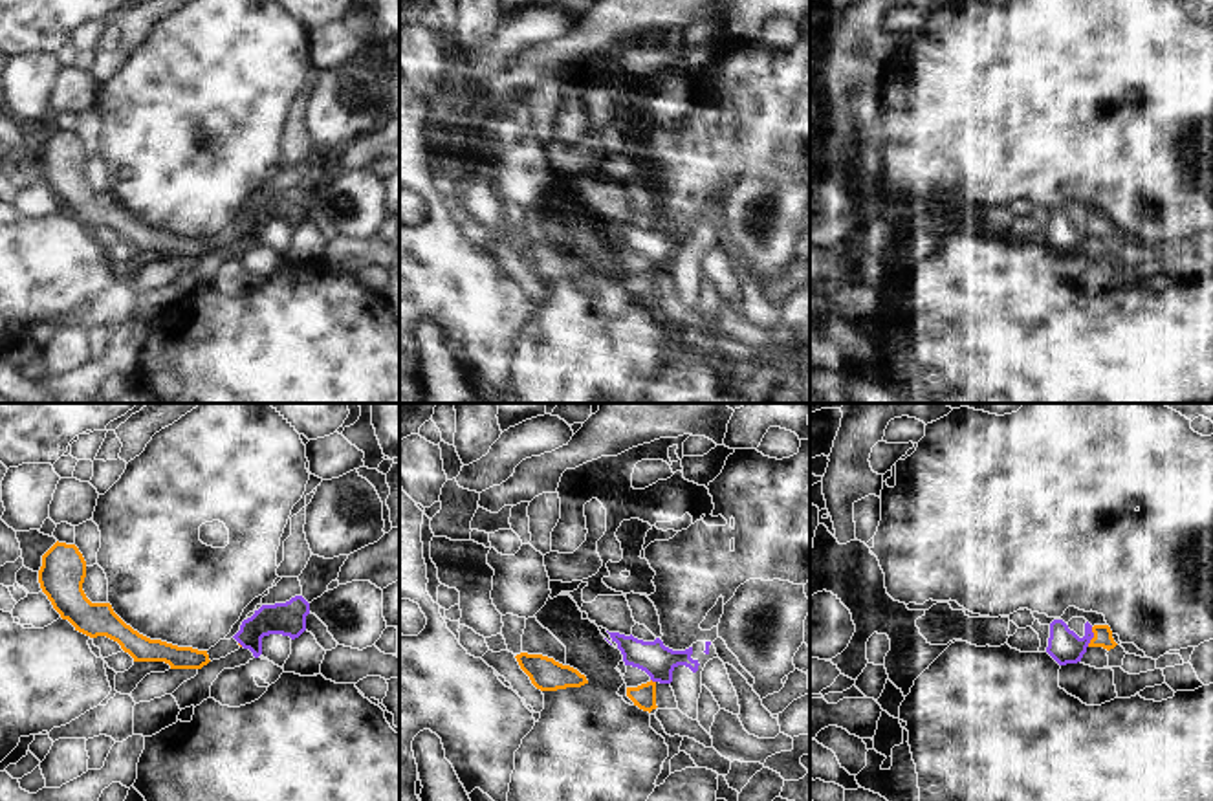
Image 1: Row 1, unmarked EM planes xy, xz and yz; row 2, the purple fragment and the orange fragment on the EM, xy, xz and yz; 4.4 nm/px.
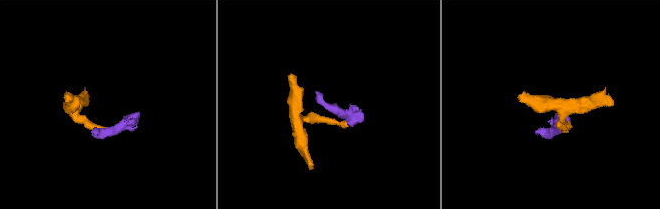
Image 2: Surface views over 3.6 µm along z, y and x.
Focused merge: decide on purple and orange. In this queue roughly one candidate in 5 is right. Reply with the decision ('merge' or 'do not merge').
do not merge

